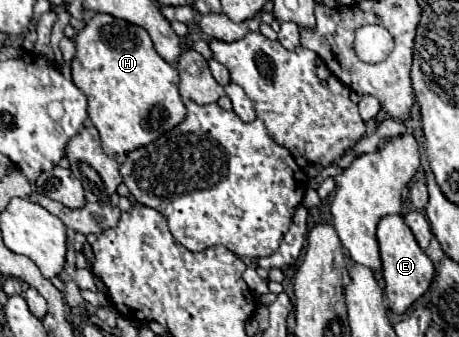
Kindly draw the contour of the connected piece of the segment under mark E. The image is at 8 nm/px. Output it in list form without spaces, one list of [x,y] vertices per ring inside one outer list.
[[[385,216],[377,226],[377,240],[381,248],[381,260],[383,260],[383,280],[385,280],[385,296],[389,302],[389,308],[395,314],[403,314],[409,310],[409,306],[421,298],[427,288],[431,286],[431,280],[435,276],[435,268],[431,258],[421,250],[417,244],[411,228],[405,224],[403,216]]]

